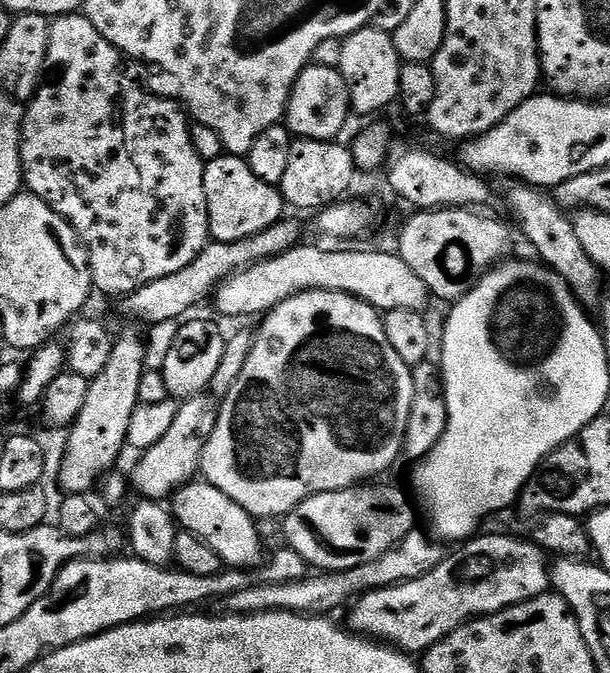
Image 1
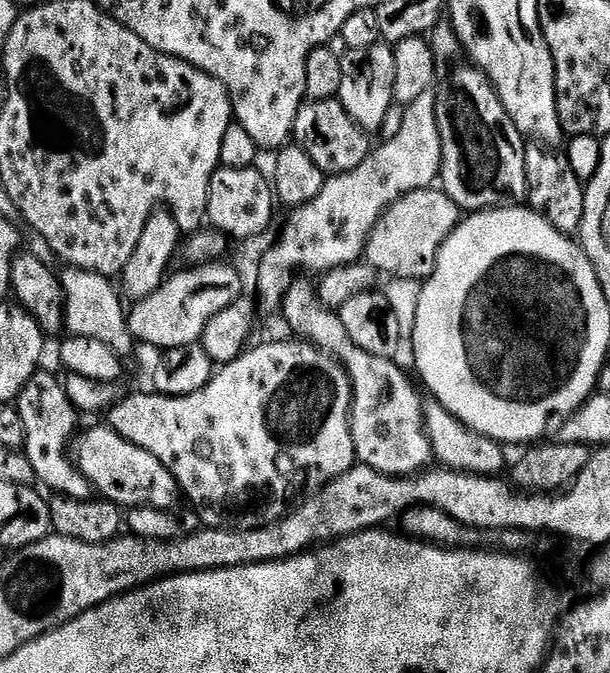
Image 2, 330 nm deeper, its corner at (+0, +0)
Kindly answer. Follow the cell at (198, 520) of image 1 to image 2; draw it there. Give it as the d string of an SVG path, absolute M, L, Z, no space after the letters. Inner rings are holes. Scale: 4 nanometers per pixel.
M101 426L89 432L81 431L74 444L74 459L80 473L91 482L93 489L111 504L119 504L121 509L131 510L141 506L153 508L175 508L182 493L178 482L154 458L154 454L146 454L138 446L126 442L113 428Z

